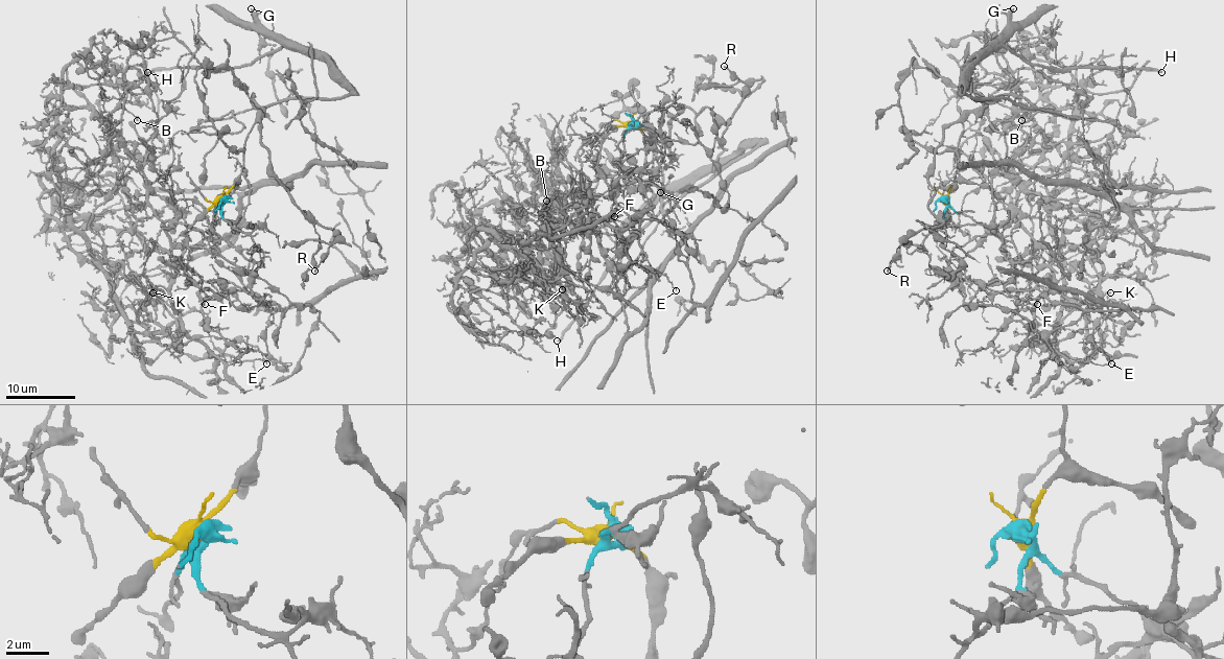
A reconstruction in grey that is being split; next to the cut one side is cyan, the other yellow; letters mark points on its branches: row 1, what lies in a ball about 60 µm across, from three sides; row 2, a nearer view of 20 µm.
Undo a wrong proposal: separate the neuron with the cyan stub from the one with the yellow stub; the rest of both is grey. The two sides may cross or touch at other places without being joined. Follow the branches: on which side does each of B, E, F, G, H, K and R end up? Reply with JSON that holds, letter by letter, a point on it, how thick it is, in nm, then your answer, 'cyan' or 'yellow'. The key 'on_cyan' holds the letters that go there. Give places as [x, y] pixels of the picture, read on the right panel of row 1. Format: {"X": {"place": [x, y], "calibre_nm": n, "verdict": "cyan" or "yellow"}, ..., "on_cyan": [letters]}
{"B": {"place": [1021, 120], "calibre_nm": 190, "verdict": "cyan"}, "E": {"place": [1111, 363], "calibre_nm": 120, "verdict": "cyan"}, "F": {"place": [1037, 304], "calibre_nm": 140, "verdict": "cyan"}, "G": {"place": [1013, 8], "calibre_nm": 380, "verdict": "yellow"}, "H": {"place": [1161, 72], "calibre_nm": 280, "verdict": "yellow"}, "K": {"place": [1110, 292], "calibre_nm": 150, "verdict": "cyan"}, "R": {"place": [887, 271], "calibre_nm": 120, "verdict": "yellow"}, "on_cyan": ["B", "E", "F", "K"]}

